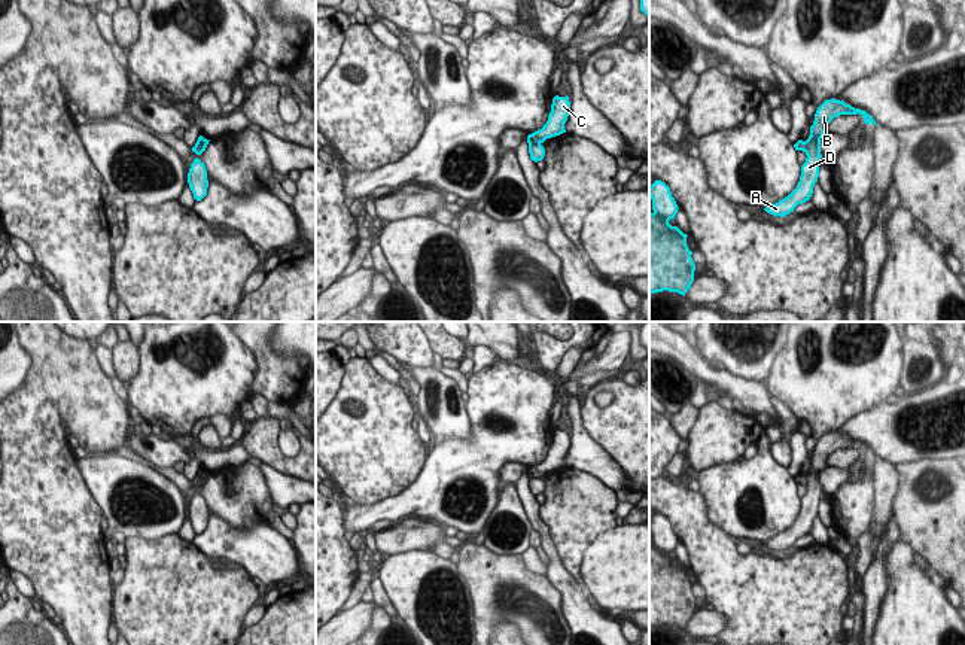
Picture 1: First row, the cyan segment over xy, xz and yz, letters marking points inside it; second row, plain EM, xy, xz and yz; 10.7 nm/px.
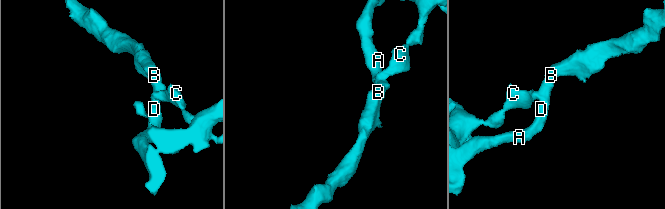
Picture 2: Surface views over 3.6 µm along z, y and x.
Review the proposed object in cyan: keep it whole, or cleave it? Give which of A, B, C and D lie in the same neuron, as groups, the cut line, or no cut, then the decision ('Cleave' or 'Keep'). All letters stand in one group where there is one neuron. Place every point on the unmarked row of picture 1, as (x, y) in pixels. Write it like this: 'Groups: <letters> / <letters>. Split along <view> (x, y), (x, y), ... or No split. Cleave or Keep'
Groups: A B D / C. Split along xz (539, 477), (529, 480). Cleave

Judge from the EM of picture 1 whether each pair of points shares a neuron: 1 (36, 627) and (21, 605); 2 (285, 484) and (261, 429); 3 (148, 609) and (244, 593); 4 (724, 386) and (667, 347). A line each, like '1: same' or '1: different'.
1: same
2: different
3: same
4: same

